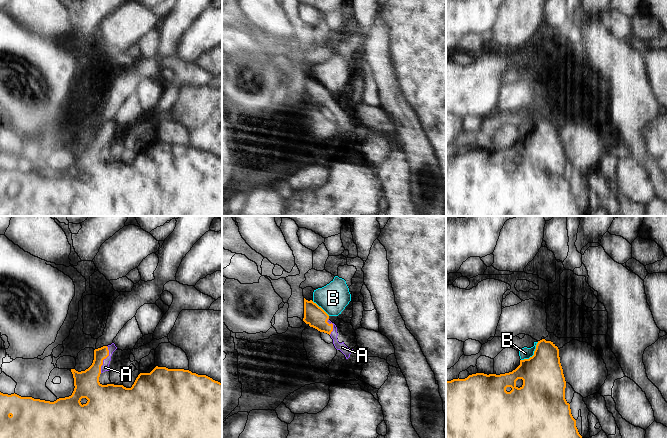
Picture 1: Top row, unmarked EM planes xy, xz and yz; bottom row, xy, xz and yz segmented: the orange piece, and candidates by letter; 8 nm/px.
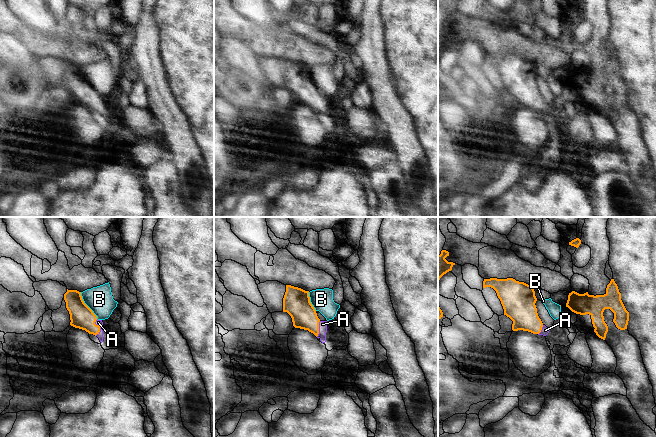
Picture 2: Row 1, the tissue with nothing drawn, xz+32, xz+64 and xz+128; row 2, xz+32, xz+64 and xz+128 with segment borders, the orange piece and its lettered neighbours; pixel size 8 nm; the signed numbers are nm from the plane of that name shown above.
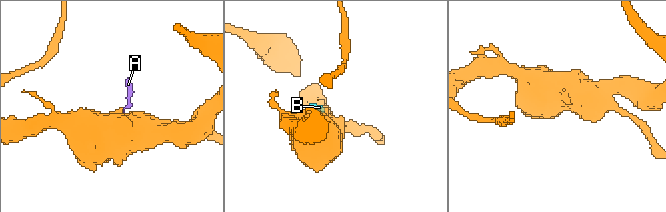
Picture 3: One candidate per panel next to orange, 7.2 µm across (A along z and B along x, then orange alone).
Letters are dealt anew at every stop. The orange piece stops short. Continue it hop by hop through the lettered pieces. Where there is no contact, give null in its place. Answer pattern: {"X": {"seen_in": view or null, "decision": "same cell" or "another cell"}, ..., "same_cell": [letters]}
{"A": {"seen_in": "xy", "decision": "same cell"}, "B": {"seen_in": "yz", "decision": "another cell"}, "same_cell": ["A"]}

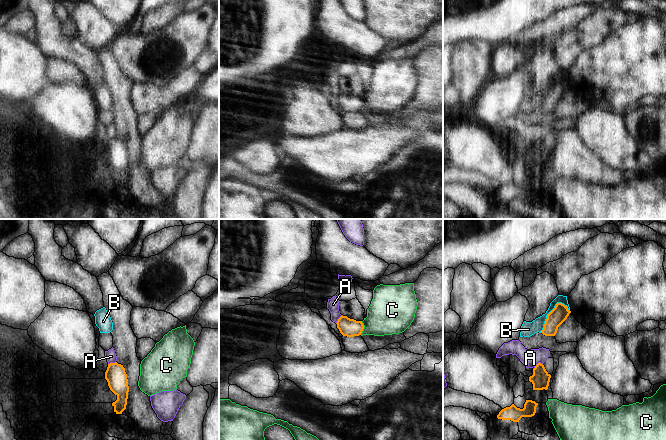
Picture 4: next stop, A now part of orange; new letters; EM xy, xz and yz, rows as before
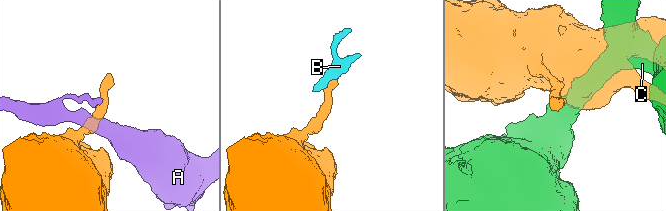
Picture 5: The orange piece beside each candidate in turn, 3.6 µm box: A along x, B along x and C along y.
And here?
{"A": {"seen_in": "yz", "decision": "another cell"}, "B": {"seen_in": "yz", "decision": "another cell"}, "C": {"seen_in": "xz", "decision": "another cell"}, "same_cell": []}

